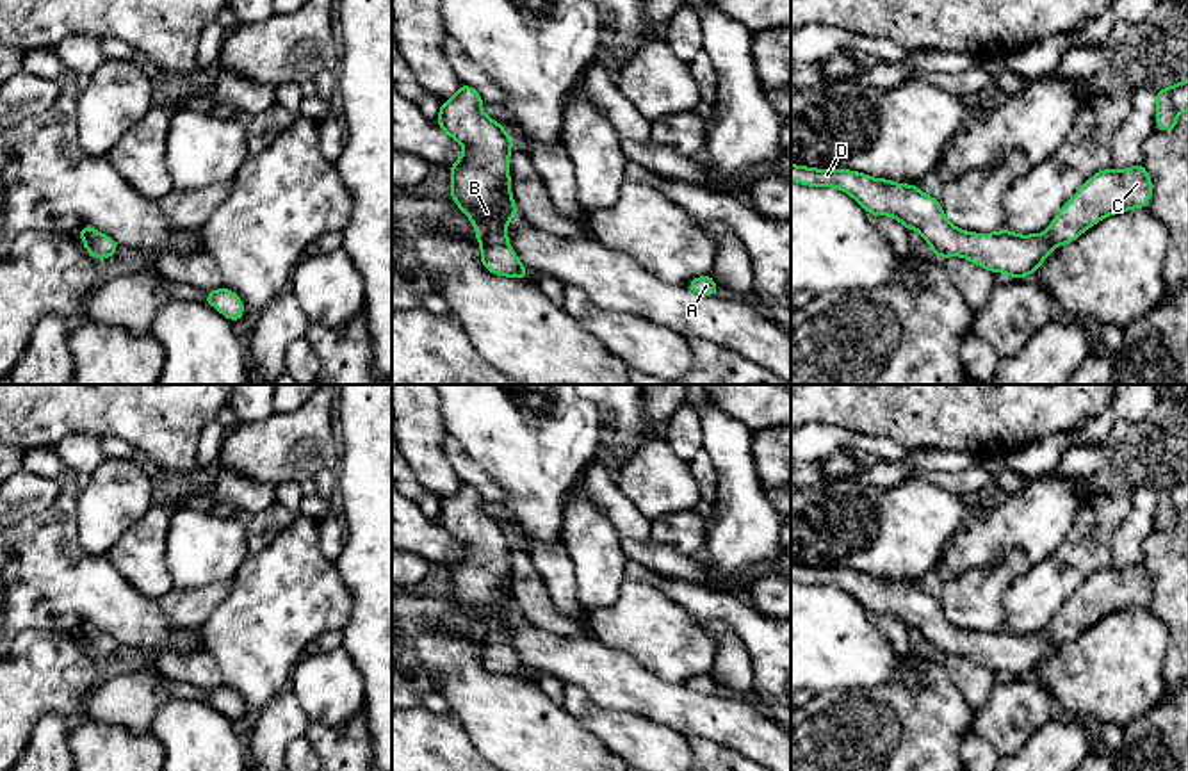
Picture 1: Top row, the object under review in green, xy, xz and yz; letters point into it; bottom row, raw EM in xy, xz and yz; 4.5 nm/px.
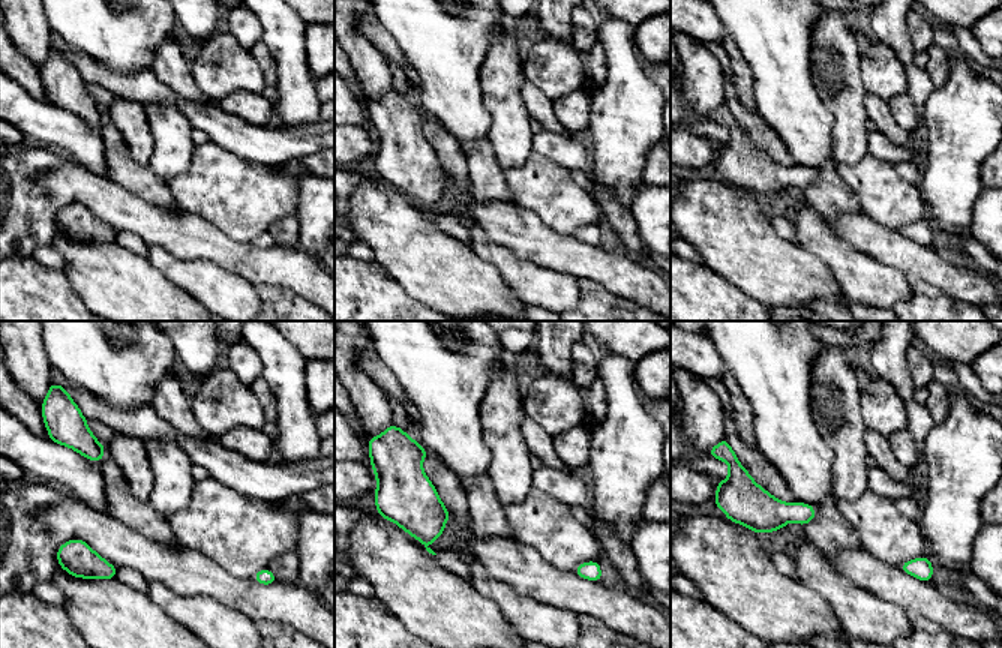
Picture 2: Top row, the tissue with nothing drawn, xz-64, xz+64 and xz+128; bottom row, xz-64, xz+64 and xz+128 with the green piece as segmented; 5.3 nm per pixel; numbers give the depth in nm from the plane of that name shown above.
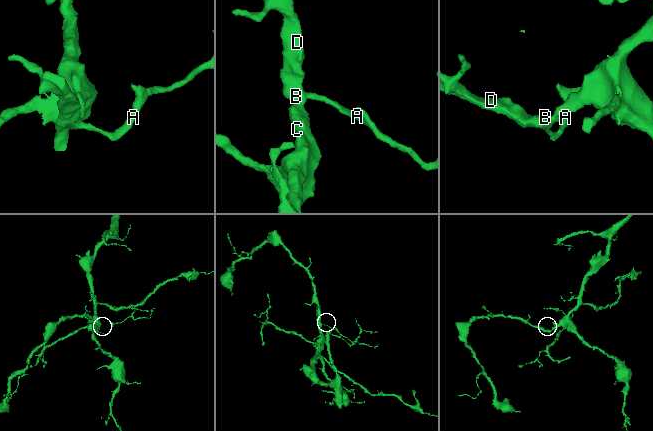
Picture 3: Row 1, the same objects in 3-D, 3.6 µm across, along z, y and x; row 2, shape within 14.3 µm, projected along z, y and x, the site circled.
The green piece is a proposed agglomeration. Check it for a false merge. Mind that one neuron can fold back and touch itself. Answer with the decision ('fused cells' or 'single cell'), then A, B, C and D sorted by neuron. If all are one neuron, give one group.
single cell; groups A B C D

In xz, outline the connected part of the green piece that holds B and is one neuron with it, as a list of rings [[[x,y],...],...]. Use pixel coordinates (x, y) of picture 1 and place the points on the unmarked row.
[[[463,481],[452,497],[440,502],[435,522],[465,545],[465,552],[449,564],[449,595],[474,621],[483,666],[499,675],[529,678],[506,632],[506,623],[518,614],[509,579],[515,540],[499,520],[483,513],[483,502],[481,493]]]

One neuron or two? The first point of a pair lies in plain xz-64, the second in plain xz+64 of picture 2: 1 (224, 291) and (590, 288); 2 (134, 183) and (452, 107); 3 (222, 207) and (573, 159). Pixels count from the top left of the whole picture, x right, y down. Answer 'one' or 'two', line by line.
1: two
2: two
3: two

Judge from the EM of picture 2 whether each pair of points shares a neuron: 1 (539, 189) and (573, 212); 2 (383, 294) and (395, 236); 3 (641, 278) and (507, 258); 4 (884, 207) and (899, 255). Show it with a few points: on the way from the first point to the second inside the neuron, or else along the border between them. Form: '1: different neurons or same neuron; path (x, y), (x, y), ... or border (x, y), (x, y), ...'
1: same neuron; path (548, 194), (564, 207)
2: different neurons; border (374, 261), (411, 299)
3: different neurons; border (503, 246), (522, 258), (567, 273)
4: different neurons; border (863, 212), (897, 231)

